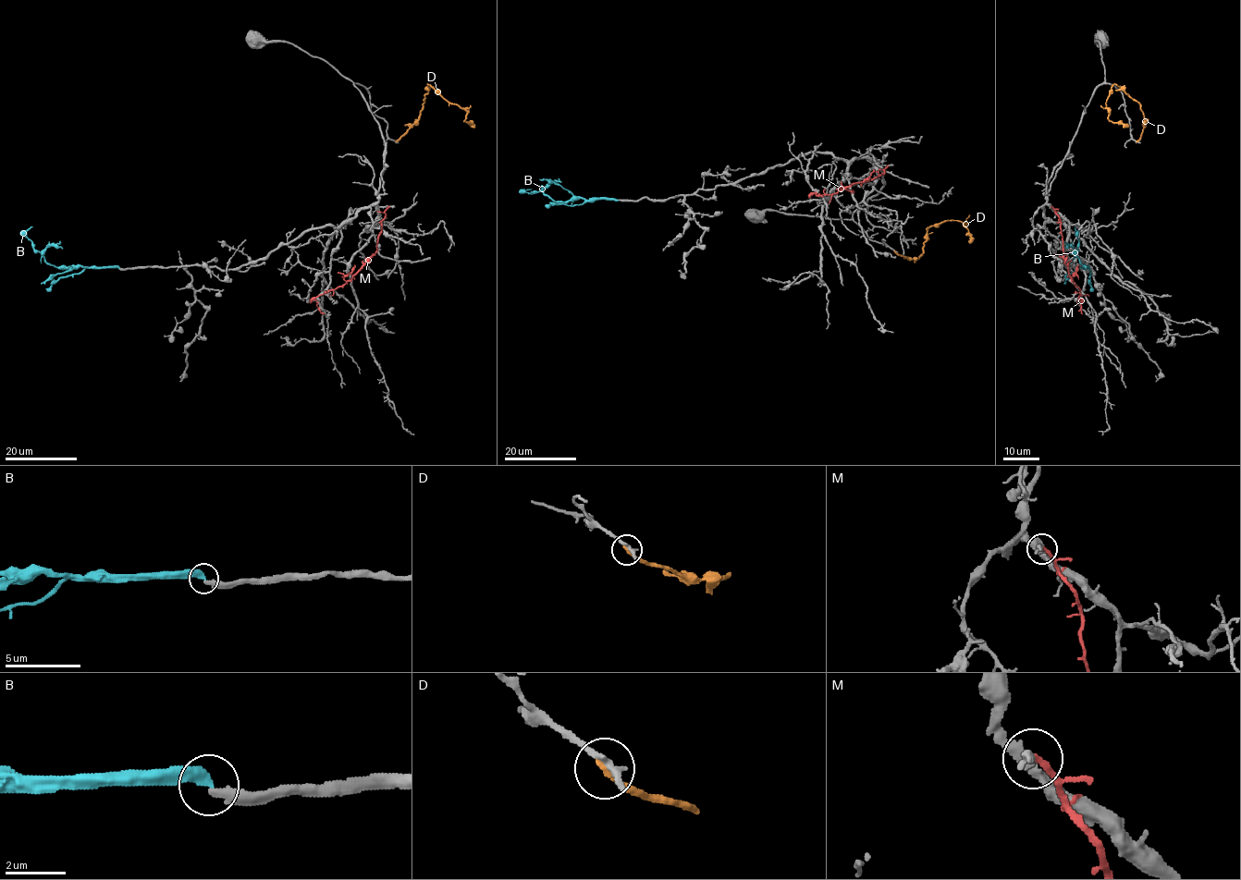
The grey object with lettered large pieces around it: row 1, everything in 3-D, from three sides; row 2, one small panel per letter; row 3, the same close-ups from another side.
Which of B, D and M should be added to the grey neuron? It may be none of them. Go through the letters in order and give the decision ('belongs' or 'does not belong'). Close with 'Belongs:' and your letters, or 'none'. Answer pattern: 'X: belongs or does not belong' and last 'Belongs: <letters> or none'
B: does not belong
D: does not belong
M: does not belong
Belongs: none

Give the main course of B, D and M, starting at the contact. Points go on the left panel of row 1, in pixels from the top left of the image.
B: (118, 267), (54, 266), (45, 261), (27, 236), (26, 232), (32, 226)
D: (396, 141), (418, 120), (427, 84), (448, 102), (463, 109), (467, 113), (465, 121), (473, 124), (471, 126)
M: (389, 206), (381, 222), (377, 250), (354, 275), (314, 299), (318, 310), (324, 314)

